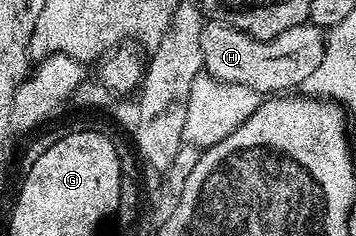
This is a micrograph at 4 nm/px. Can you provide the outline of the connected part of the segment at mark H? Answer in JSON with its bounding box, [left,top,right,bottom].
[200,20,326,96]

